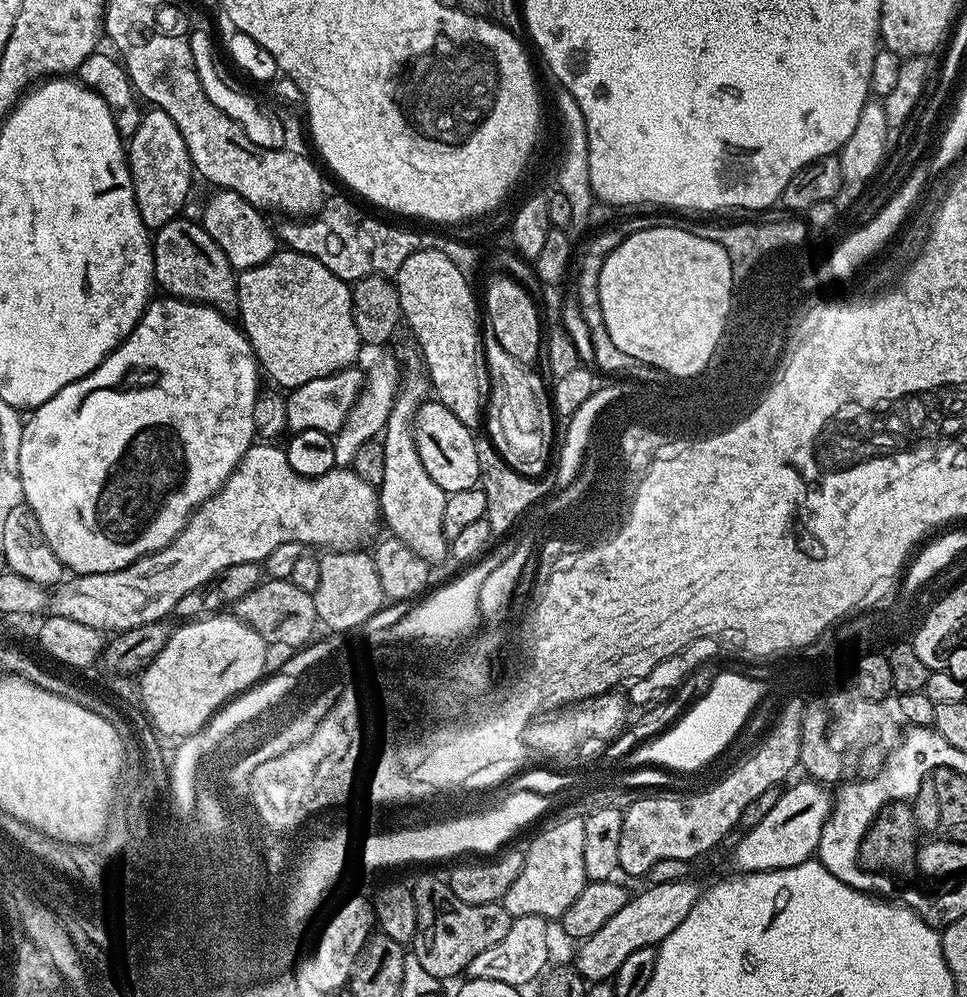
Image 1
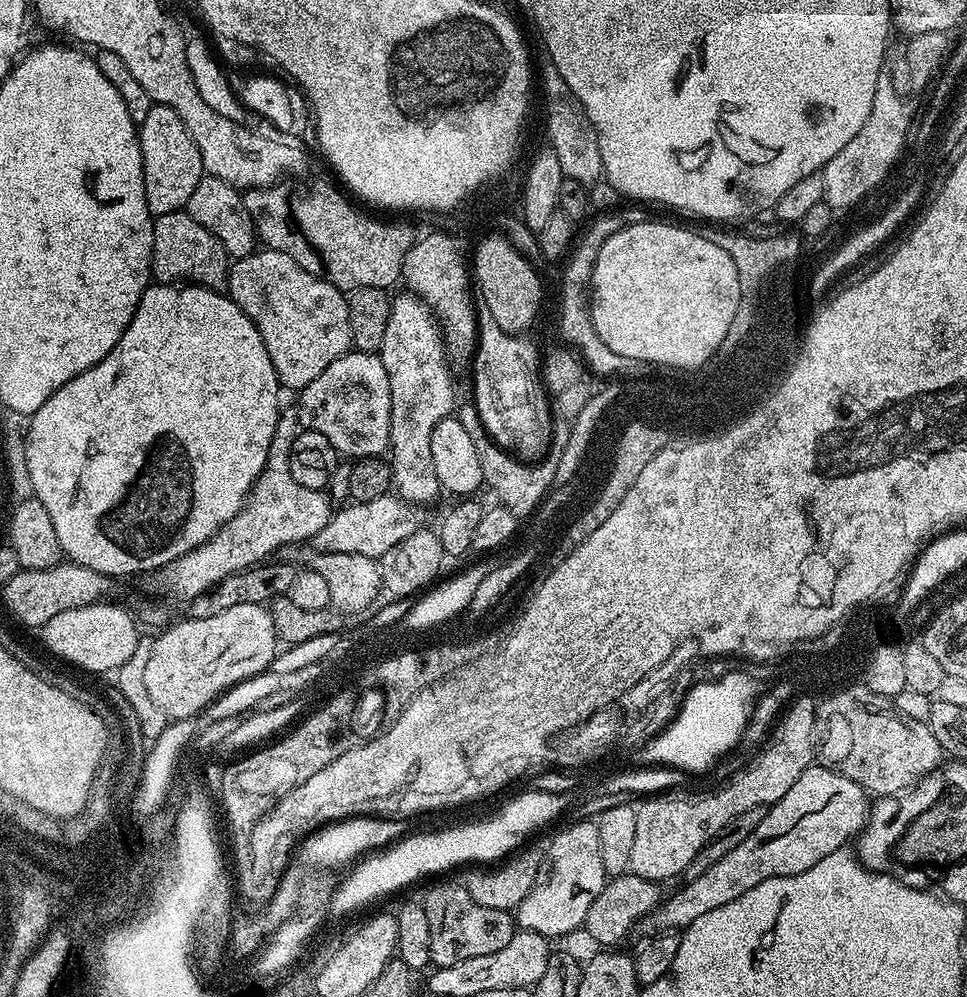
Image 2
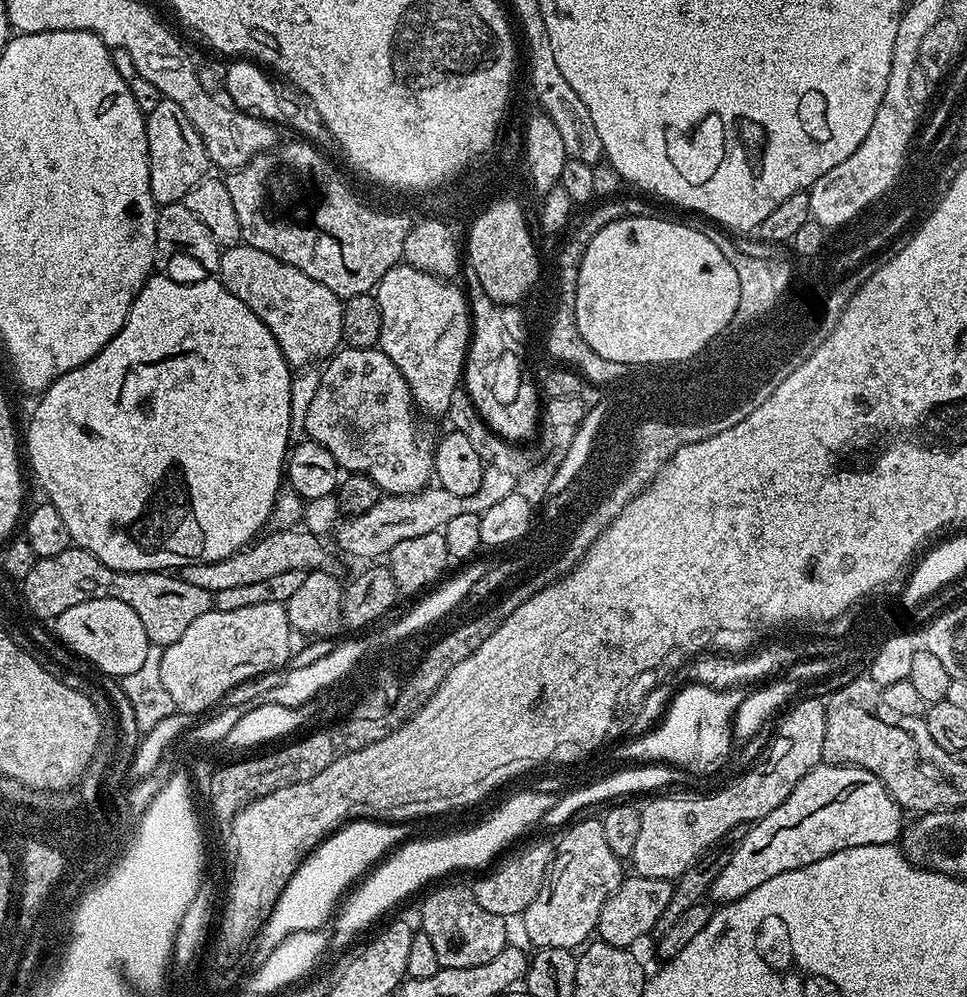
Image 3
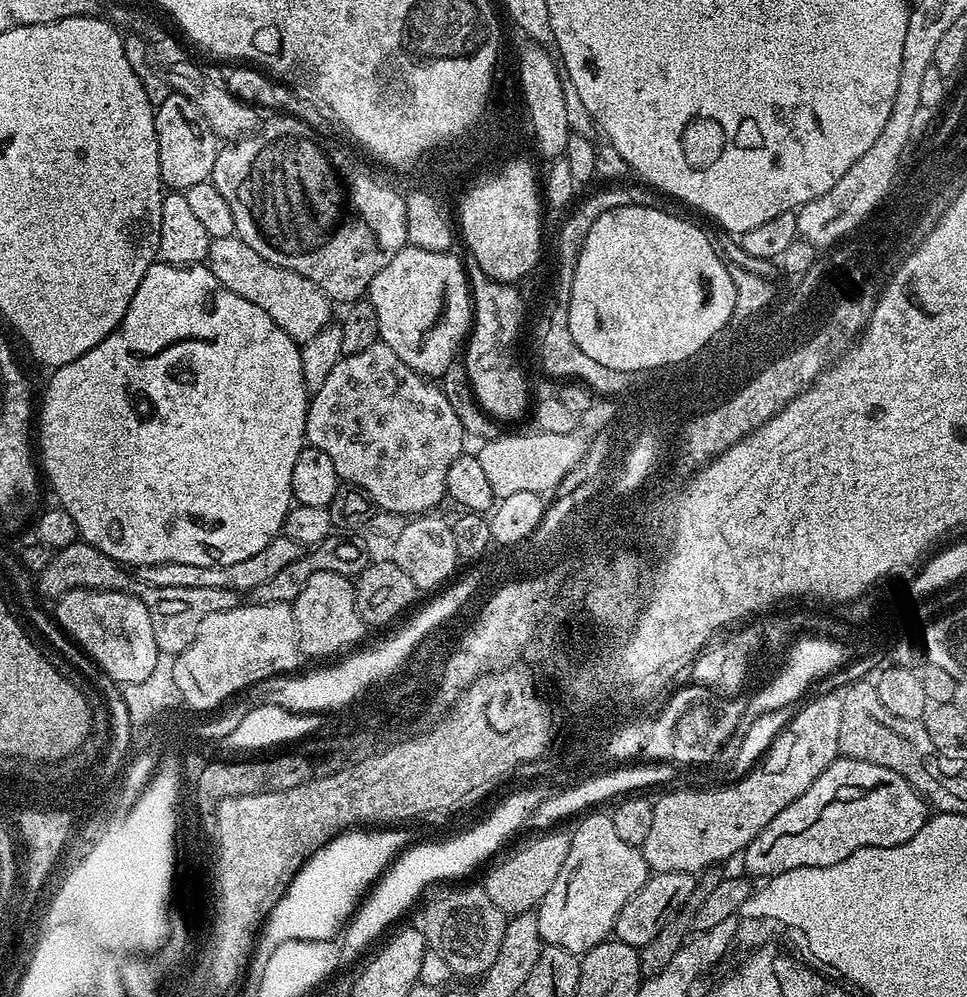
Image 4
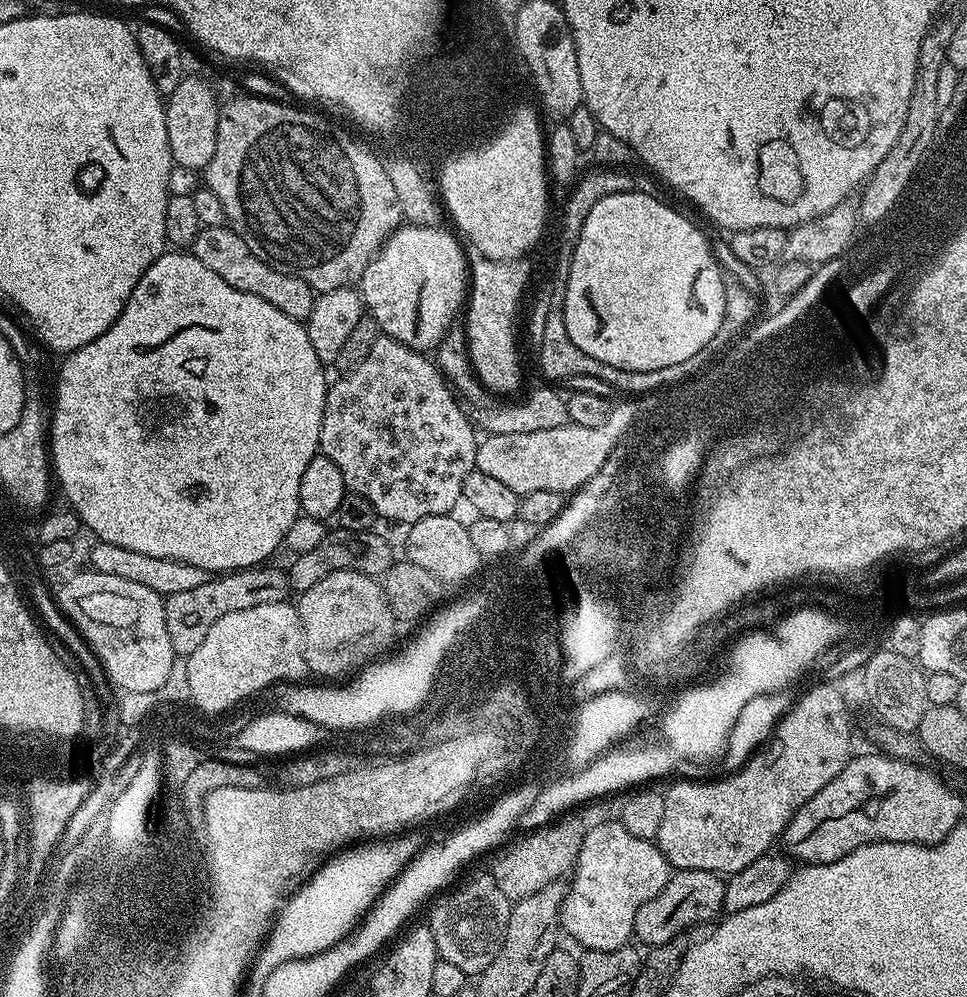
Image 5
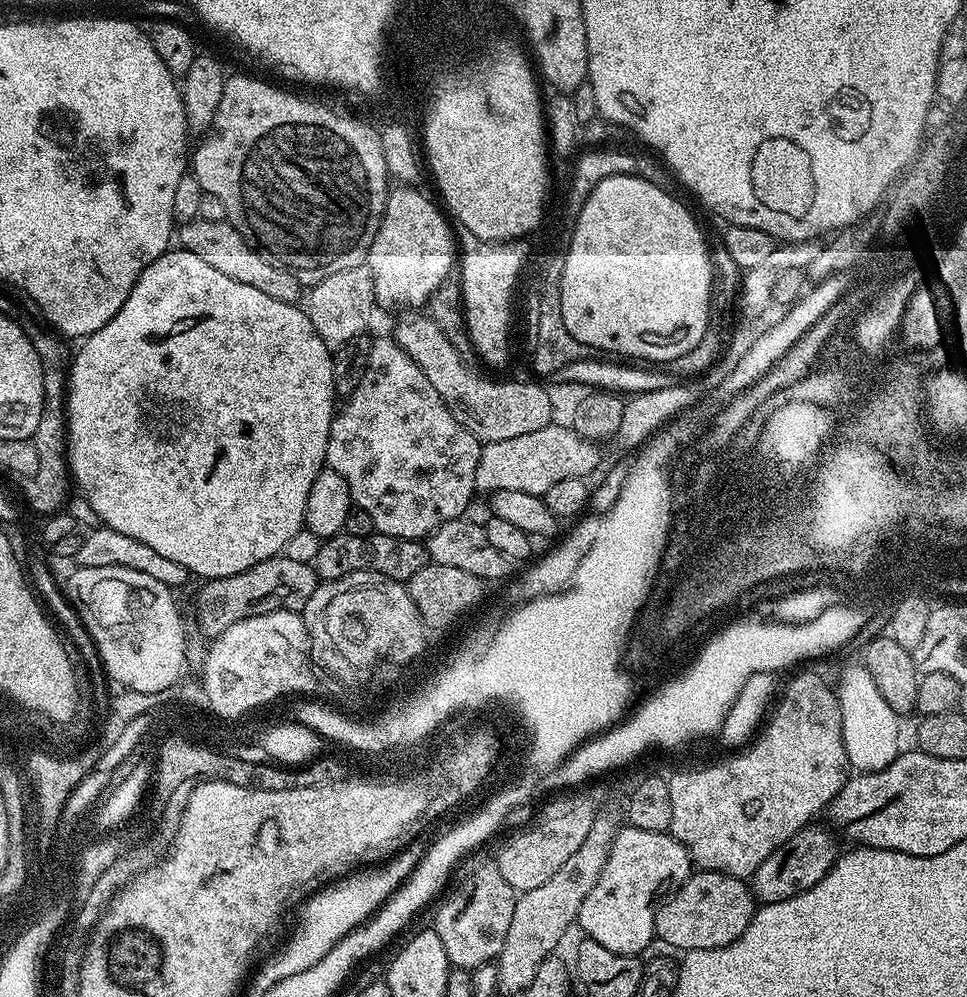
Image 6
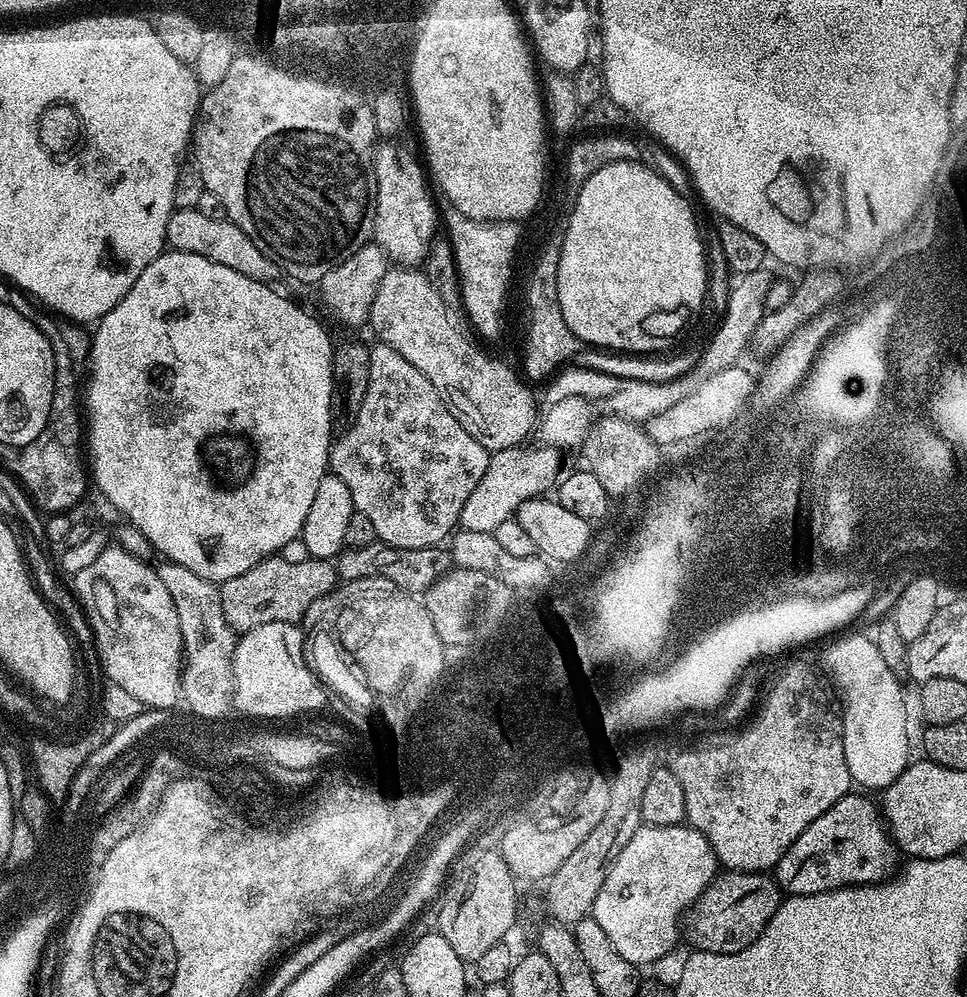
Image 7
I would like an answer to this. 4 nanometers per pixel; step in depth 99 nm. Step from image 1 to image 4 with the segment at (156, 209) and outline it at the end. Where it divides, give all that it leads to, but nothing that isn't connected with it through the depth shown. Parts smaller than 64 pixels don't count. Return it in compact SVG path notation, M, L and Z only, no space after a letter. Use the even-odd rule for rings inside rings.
M169 91L166 102L155 105L156 133L158 134L158 162L160 163L160 180L165 189L187 190L190 186L198 186L198 182L209 179L214 170L214 162L218 158L220 148L218 147L218 137L214 130L210 130L210 122L202 114L190 98L186 98L181 92Z

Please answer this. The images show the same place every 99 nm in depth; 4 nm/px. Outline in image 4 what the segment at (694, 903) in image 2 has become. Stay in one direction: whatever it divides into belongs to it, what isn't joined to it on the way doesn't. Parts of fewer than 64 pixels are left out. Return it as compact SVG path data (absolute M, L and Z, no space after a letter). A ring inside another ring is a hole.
M837 758L814 782L806 794L794 798L770 826L748 843L742 853L743 871L749 877L771 878L799 868L834 866L859 848L889 848L905 844L930 815L923 796L894 770L862 762Z

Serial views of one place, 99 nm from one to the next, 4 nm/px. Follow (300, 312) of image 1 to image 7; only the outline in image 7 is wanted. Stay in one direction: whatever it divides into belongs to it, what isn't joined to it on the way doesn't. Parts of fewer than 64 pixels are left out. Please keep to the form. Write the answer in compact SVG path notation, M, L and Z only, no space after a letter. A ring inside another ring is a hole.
M176 208L170 222L166 222L166 244L171 251L186 254L202 254L210 258L210 262L218 262L218 266L230 266L230 270L238 270L238 274L246 274L246 278L254 278L263 284L272 284L281 279L282 273L278 265L271 260L233 220L206 218L197 208Z

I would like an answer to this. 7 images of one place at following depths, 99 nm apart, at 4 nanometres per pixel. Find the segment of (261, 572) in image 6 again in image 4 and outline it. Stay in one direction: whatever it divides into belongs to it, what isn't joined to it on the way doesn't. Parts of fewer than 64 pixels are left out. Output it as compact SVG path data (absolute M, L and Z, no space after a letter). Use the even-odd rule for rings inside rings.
M162 586L161 588L141 587L140 601L150 610L150 626L154 626L154 642L165 657L175 658L198 634L198 626L210 614L222 614L222 610L234 610L242 603L241 593L234 590L214 590L210 586Z

